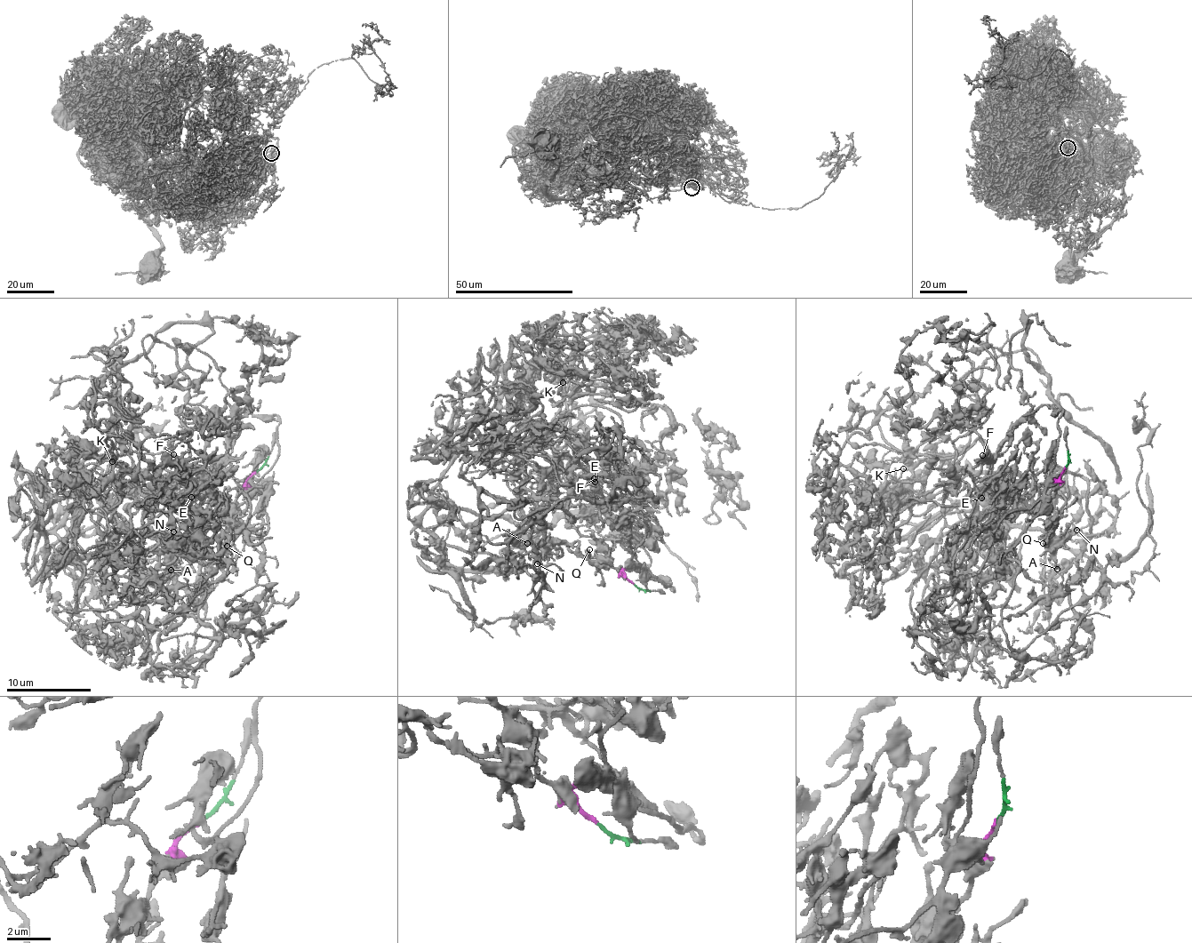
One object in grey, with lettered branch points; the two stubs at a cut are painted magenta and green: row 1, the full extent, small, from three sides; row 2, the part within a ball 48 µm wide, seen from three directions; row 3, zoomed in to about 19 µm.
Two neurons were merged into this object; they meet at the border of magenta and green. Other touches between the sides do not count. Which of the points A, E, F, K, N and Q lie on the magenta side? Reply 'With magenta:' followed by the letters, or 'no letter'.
With magenta: A, N, Q

